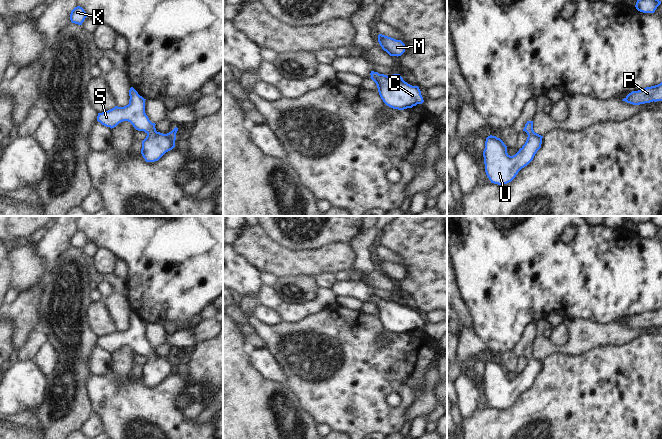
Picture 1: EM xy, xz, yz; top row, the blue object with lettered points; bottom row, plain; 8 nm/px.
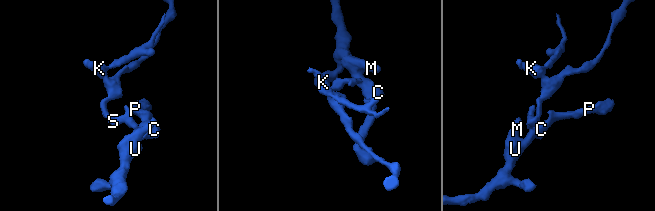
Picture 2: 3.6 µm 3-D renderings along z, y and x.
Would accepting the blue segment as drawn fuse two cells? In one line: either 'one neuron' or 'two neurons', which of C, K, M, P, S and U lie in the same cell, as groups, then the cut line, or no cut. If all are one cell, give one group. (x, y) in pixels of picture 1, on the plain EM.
one neuron; groups C K M P S U; cut none

